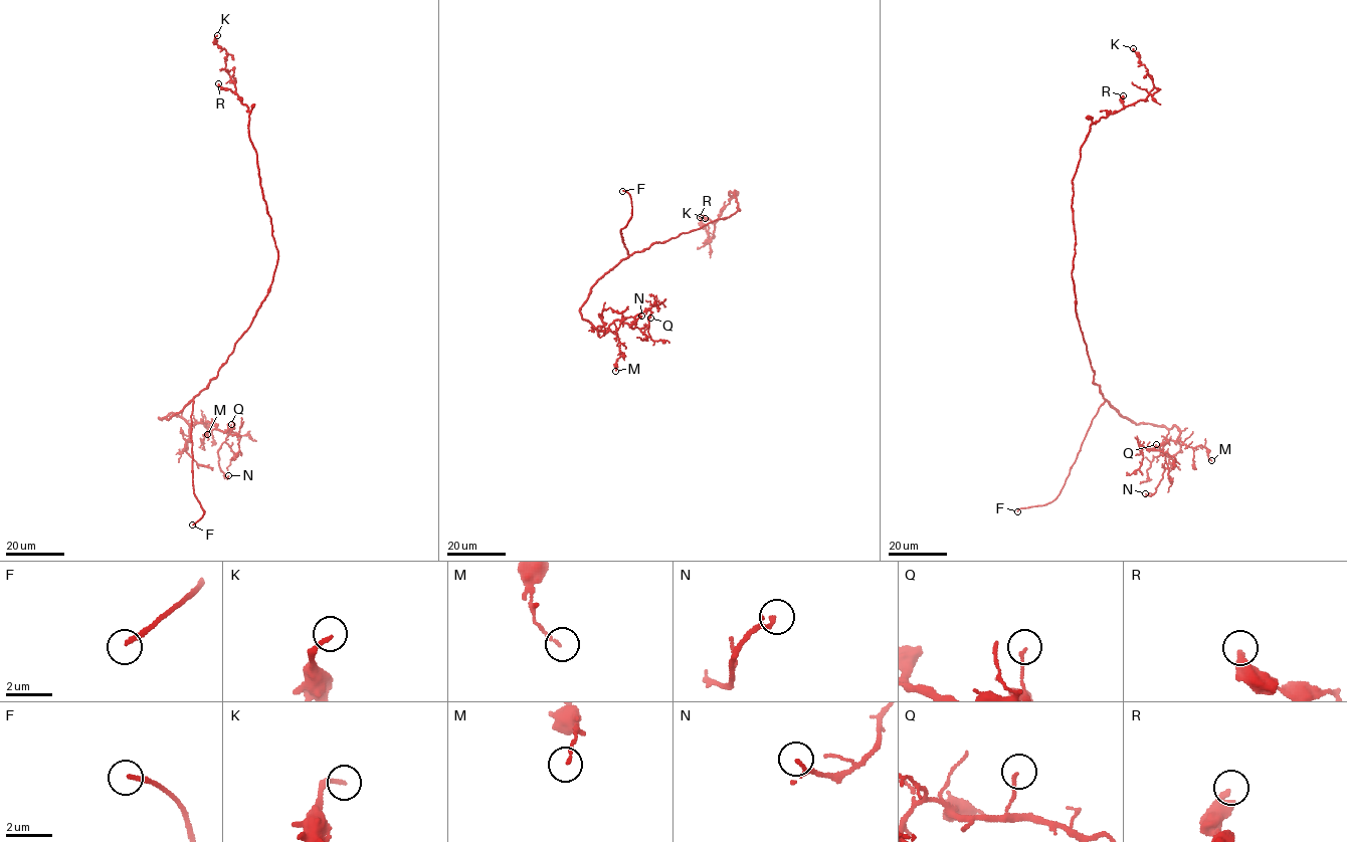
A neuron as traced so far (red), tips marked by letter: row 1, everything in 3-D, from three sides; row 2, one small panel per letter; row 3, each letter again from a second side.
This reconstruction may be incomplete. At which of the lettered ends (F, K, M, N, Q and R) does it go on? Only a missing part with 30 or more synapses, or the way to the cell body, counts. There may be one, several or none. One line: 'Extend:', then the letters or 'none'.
Extend: F

